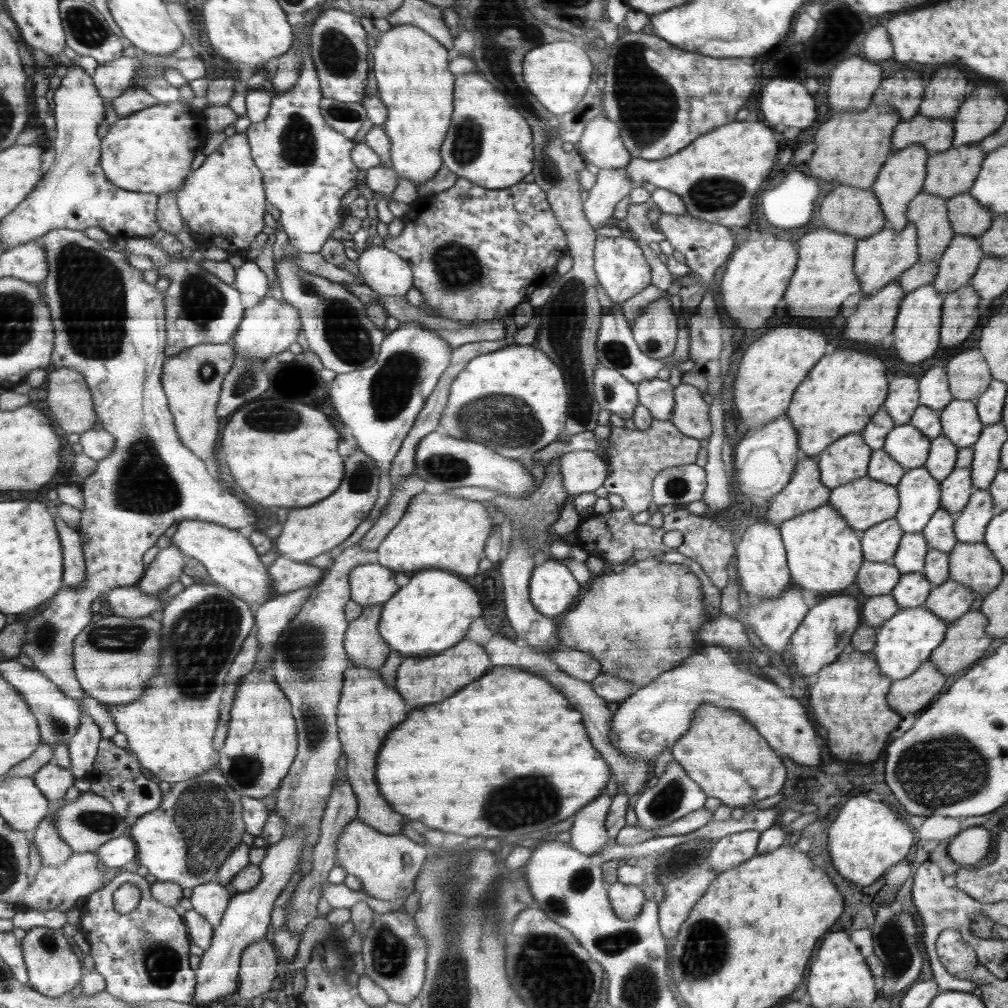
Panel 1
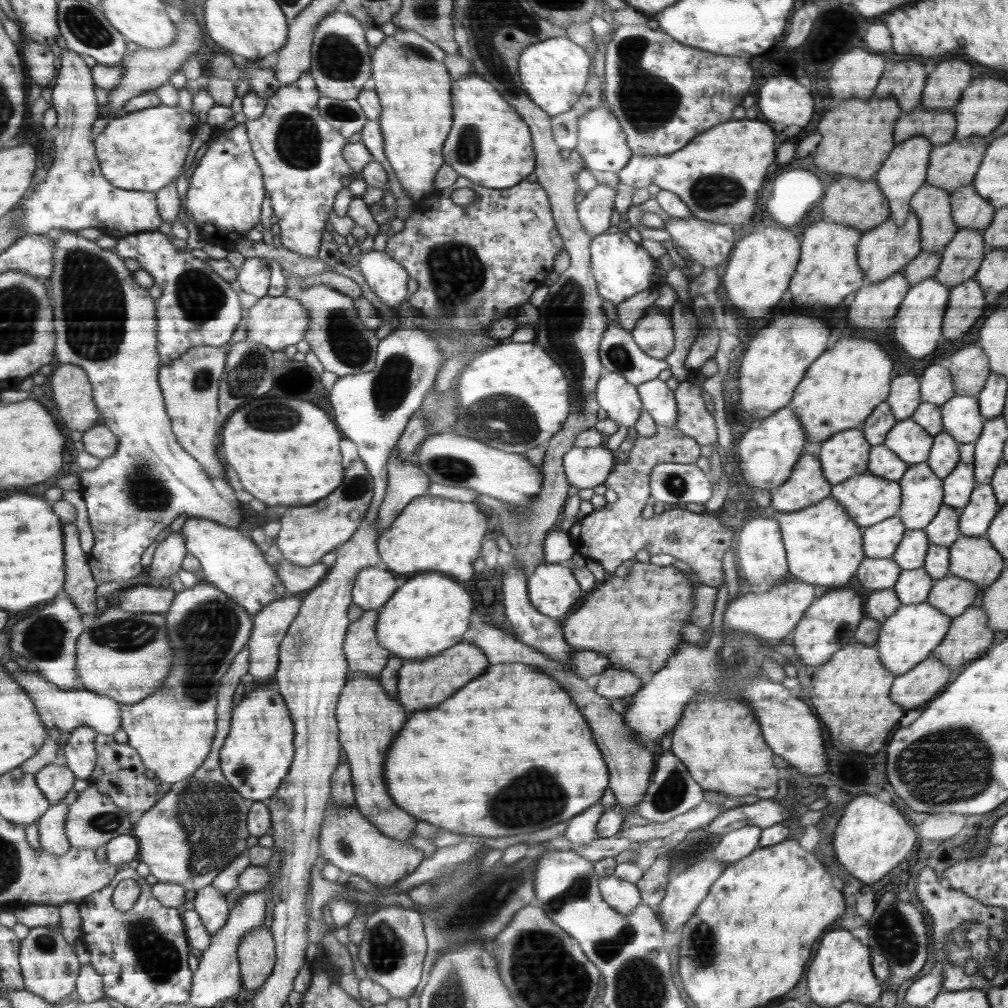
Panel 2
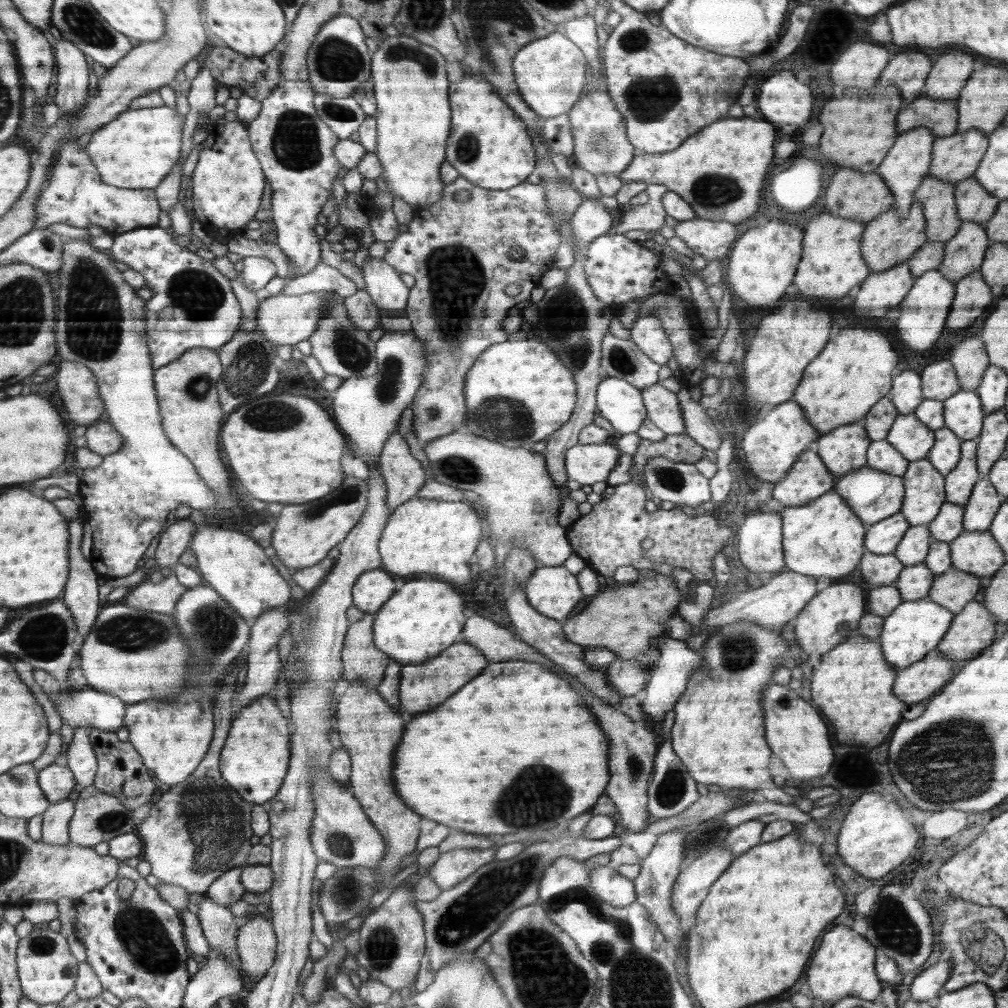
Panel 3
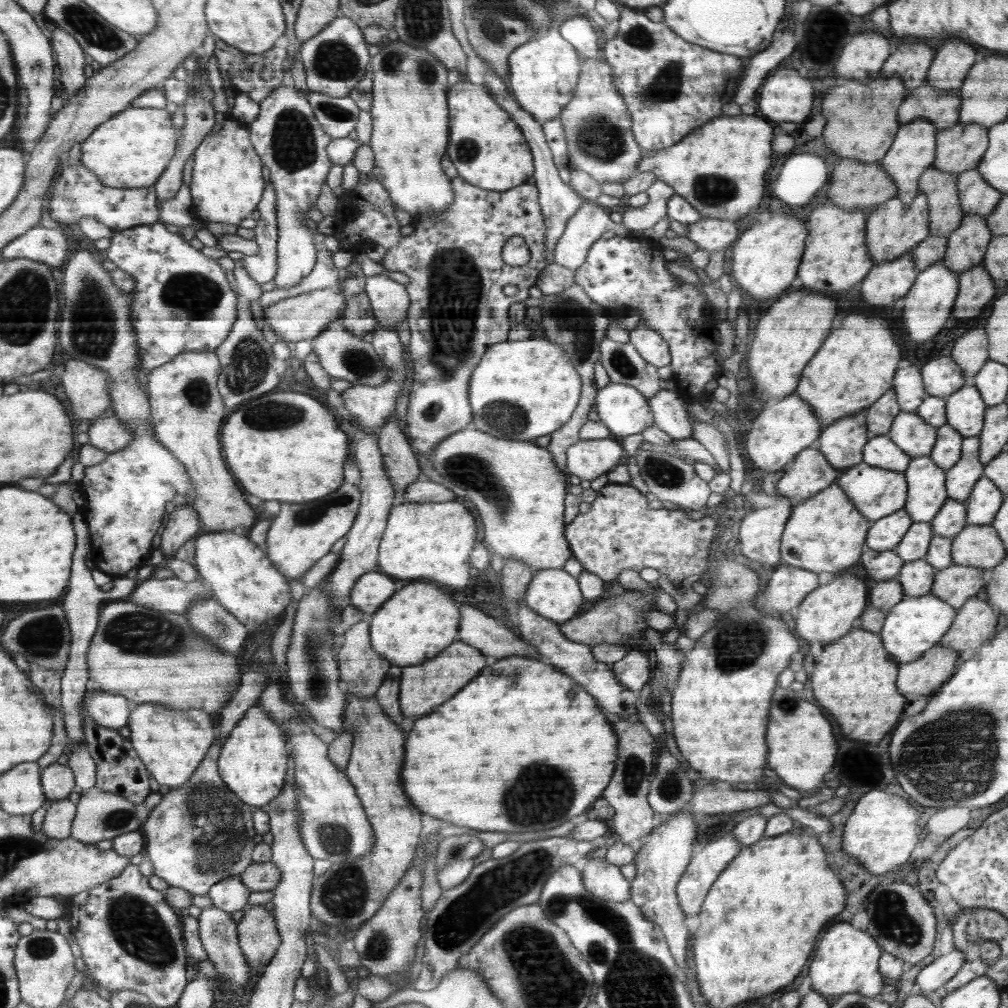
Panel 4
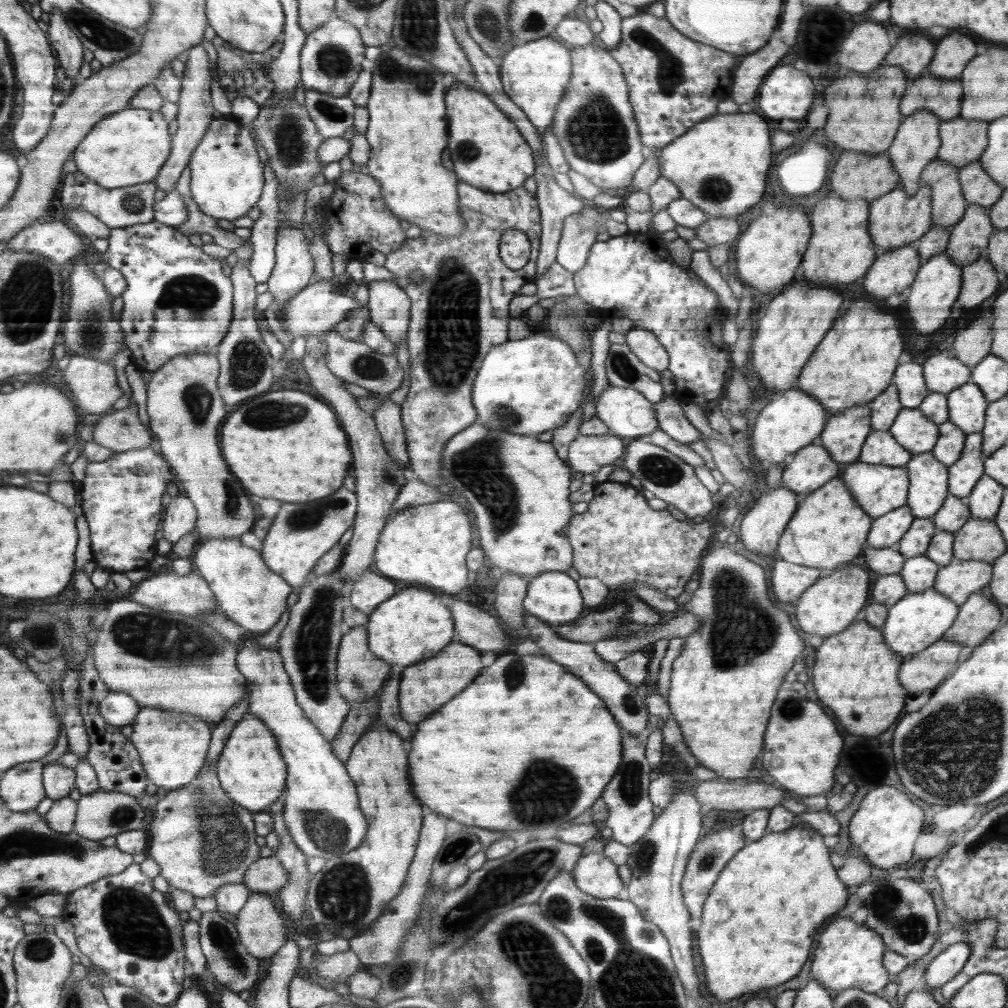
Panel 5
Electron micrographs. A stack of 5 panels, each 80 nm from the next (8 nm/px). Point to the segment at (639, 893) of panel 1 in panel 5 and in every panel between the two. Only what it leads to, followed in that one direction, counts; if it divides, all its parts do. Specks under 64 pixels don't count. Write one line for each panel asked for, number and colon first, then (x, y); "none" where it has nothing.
2: (624, 897)
3: (613, 888)
4: (605, 880)
5: (593, 873)

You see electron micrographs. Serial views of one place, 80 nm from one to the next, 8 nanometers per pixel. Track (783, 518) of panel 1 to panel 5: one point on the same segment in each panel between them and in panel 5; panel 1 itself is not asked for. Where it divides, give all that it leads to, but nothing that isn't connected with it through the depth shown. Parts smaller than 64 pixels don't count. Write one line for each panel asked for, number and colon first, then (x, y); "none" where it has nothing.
2: (808, 485)
3: (809, 478)
4: (809, 473)
5: (812, 467)

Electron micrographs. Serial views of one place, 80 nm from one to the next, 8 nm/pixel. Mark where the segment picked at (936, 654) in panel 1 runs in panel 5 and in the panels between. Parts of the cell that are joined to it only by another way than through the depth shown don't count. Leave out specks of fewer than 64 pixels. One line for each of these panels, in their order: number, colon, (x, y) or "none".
2: (970, 635)
3: (972, 630)
4: (975, 622)
5: (978, 618)

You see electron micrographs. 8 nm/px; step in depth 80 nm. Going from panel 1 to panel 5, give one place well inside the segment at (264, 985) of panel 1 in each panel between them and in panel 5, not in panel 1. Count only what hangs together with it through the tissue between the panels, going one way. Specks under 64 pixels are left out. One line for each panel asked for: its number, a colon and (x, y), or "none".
2: (255, 953)
3: (257, 943)
4: (259, 938)
5: (262, 932)

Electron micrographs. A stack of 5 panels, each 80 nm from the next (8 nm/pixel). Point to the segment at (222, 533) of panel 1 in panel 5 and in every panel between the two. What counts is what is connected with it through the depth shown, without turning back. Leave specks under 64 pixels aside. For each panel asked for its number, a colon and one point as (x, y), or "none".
2: (230, 561)
3: (227, 560)
4: (244, 580)
5: (247, 591)

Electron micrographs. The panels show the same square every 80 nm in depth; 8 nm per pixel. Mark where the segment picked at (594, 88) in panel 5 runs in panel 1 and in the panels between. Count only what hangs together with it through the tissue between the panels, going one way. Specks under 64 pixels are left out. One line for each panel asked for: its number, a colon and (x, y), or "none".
1: (601, 144)
2: (602, 142)
3: (601, 146)
4: (598, 127)

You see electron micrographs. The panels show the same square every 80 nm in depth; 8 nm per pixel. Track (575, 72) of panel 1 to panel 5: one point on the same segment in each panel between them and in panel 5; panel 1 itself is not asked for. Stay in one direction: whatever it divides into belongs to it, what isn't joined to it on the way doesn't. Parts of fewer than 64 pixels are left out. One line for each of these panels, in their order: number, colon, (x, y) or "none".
2: (554, 72)
3: (551, 73)
4: (544, 72)
5: (535, 75)

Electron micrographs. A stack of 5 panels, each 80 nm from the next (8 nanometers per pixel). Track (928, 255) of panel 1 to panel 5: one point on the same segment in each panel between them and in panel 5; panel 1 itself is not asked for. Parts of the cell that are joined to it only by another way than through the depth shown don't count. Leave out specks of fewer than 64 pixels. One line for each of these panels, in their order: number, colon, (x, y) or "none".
2: (933, 205)
3: (938, 196)
4: (945, 211)
5: (949, 207)

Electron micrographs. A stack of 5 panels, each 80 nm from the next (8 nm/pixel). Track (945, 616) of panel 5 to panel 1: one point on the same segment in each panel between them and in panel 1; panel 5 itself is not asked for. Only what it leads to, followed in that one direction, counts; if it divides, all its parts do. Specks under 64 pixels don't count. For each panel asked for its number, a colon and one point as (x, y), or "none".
1: (906, 640)
2: (910, 635)
3: (914, 628)
4: (917, 623)

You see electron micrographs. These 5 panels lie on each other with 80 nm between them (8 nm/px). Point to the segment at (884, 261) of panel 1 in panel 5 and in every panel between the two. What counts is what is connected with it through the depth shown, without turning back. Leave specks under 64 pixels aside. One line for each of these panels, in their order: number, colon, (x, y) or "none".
2: (889, 248)
3: (888, 240)
4: (893, 229)
5: (895, 219)

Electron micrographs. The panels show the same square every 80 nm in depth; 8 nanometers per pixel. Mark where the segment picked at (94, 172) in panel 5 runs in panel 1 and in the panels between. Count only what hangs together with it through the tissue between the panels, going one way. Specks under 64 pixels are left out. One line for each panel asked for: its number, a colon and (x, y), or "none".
1: (150, 151)
2: (146, 150)
3: (137, 150)
4: (132, 150)

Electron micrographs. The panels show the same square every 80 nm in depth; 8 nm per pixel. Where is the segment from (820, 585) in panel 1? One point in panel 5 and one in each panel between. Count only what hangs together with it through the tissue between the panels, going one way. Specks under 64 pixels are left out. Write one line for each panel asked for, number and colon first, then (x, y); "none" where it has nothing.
2: (823, 543)
3: (824, 537)
4: (825, 533)
5: (829, 527)

